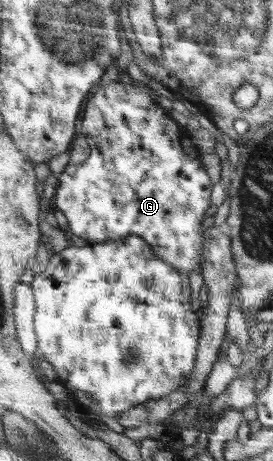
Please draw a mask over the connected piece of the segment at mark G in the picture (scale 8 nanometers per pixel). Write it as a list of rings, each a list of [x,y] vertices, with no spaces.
[[[121,78],[105,85],[99,86],[95,90],[92,97],[88,99],[83,112],[83,121],[80,122],[80,134],[86,138],[87,144],[90,146],[89,156],[81,162],[81,164],[69,163],[64,172],[61,172],[58,177],[56,192],[53,196],[52,207],[61,210],[68,220],[68,228],[71,234],[83,238],[88,243],[99,243],[105,239],[119,239],[121,237],[129,237],[131,235],[142,238],[145,242],[151,245],[151,249],[155,250],[157,257],[163,258],[163,261],[175,265],[181,273],[191,273],[191,271],[201,272],[201,251],[203,251],[203,233],[201,232],[201,220],[205,216],[205,210],[211,206],[209,198],[211,198],[211,180],[205,172],[205,168],[201,166],[199,158],[195,162],[195,156],[187,156],[187,154],[195,154],[189,138],[183,138],[183,130],[171,122],[171,118],[167,116],[165,108],[161,108],[153,98],[151,98],[151,90],[147,88],[145,82],[131,80],[131,84],[123,83]]]

